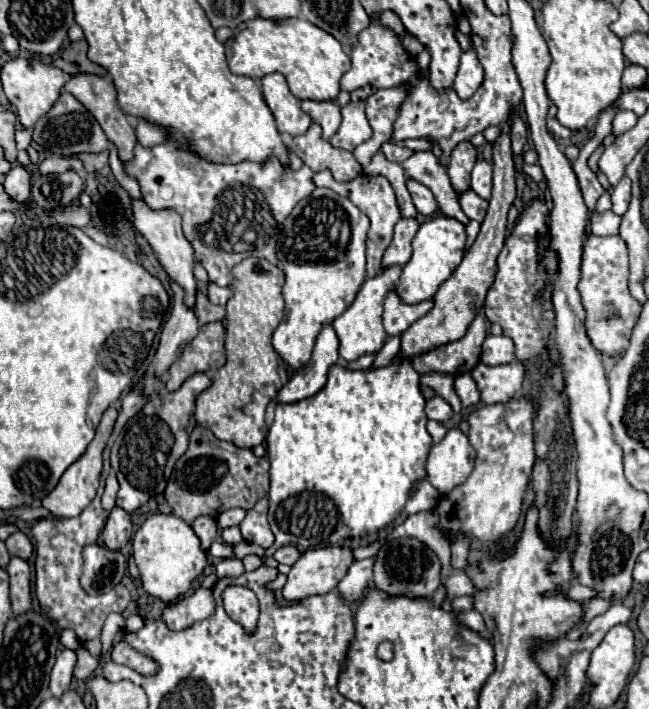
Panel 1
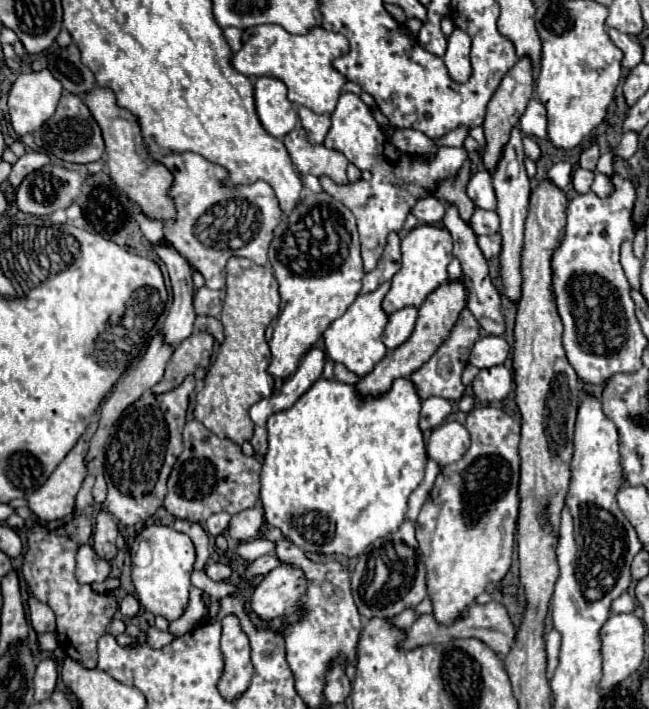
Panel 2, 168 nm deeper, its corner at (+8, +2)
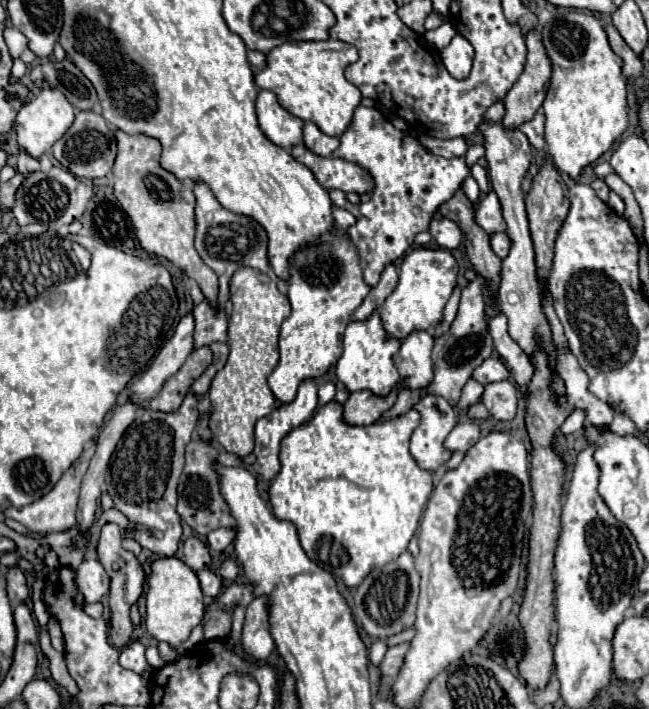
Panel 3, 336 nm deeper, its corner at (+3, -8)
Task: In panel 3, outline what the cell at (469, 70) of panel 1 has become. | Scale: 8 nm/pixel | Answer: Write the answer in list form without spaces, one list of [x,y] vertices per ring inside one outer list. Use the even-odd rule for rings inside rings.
[[[456,34],[452,38],[452,42],[442,50],[442,62],[444,62],[444,66],[458,80],[462,80],[462,78],[466,78],[470,74],[472,58],[474,58],[474,48],[460,34]]]

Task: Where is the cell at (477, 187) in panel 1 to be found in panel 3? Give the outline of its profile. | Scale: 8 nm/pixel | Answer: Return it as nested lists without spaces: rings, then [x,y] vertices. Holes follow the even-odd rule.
[[[490,190],[488,194],[484,194],[480,198],[478,208],[476,208],[476,222],[490,236],[496,234],[496,232],[506,232],[500,200],[498,200],[498,196],[496,196],[494,190]]]

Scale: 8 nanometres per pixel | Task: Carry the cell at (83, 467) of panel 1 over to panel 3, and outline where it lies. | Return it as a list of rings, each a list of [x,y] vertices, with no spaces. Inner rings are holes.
[[[88,454],[80,456],[80,458],[62,474],[62,478],[54,484],[54,488],[52,488],[46,496],[42,496],[40,500],[28,504],[28,506],[22,506],[22,508],[6,508],[6,510],[4,510],[4,516],[18,520],[20,524],[24,524],[30,532],[34,532],[34,534],[38,534],[38,536],[46,536],[46,534],[52,534],[52,532],[66,532],[66,530],[70,530],[70,528],[76,524],[78,492],[80,492],[80,482],[82,482],[82,476],[84,476],[86,470],[88,470]]]

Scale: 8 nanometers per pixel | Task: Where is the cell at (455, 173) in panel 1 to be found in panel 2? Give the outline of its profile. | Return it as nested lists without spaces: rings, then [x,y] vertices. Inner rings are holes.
[[[467,158],[463,162],[463,166],[459,168],[459,174],[455,174],[455,178],[447,178],[443,180],[443,184],[439,184],[439,188],[435,190],[435,196],[439,200],[445,200],[445,202],[453,202],[457,208],[459,208],[459,214],[465,222],[469,222],[471,214],[473,214],[473,208],[475,204],[469,200],[469,196],[465,194],[465,186],[469,182],[469,168],[471,168],[471,160]]]

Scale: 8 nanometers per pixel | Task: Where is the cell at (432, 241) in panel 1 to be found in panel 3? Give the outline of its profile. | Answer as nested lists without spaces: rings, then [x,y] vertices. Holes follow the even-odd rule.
[[[414,248],[410,254],[406,254],[400,264],[398,286],[380,306],[380,320],[388,340],[396,338],[402,342],[416,330],[432,330],[442,320],[442,310],[456,286],[456,276],[458,264],[448,250]]]

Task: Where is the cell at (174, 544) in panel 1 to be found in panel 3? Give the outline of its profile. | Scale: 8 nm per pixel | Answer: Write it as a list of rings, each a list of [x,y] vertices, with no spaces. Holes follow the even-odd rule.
[[[160,558],[152,564],[152,574],[148,578],[148,594],[146,594],[146,630],[158,640],[170,644],[170,648],[178,648],[188,640],[192,628],[202,622],[204,616],[204,594],[200,590],[198,578],[192,568],[188,568],[178,558]]]

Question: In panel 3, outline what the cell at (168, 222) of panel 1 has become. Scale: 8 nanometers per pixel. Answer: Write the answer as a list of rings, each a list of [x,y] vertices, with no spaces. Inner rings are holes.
[[[188,314],[180,320],[174,336],[162,346],[160,354],[154,358],[152,366],[130,386],[130,402],[136,406],[148,406],[152,398],[158,396],[160,388],[168,378],[172,378],[180,366],[186,362],[188,354],[194,350],[194,318]]]

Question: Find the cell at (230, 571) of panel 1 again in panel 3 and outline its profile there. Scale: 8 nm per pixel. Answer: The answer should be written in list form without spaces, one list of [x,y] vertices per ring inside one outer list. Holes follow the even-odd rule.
[[[198,570],[196,576],[200,580],[200,586],[202,586],[202,592],[206,598],[216,598],[220,594],[222,580],[212,570]]]

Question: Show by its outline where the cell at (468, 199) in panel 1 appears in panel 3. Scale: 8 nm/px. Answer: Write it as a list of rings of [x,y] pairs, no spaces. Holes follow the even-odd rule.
[[[498,232],[498,234],[494,234],[492,238],[492,250],[500,256],[500,258],[504,258],[504,256],[508,256],[508,252],[510,252],[510,238],[504,234],[504,232]]]

